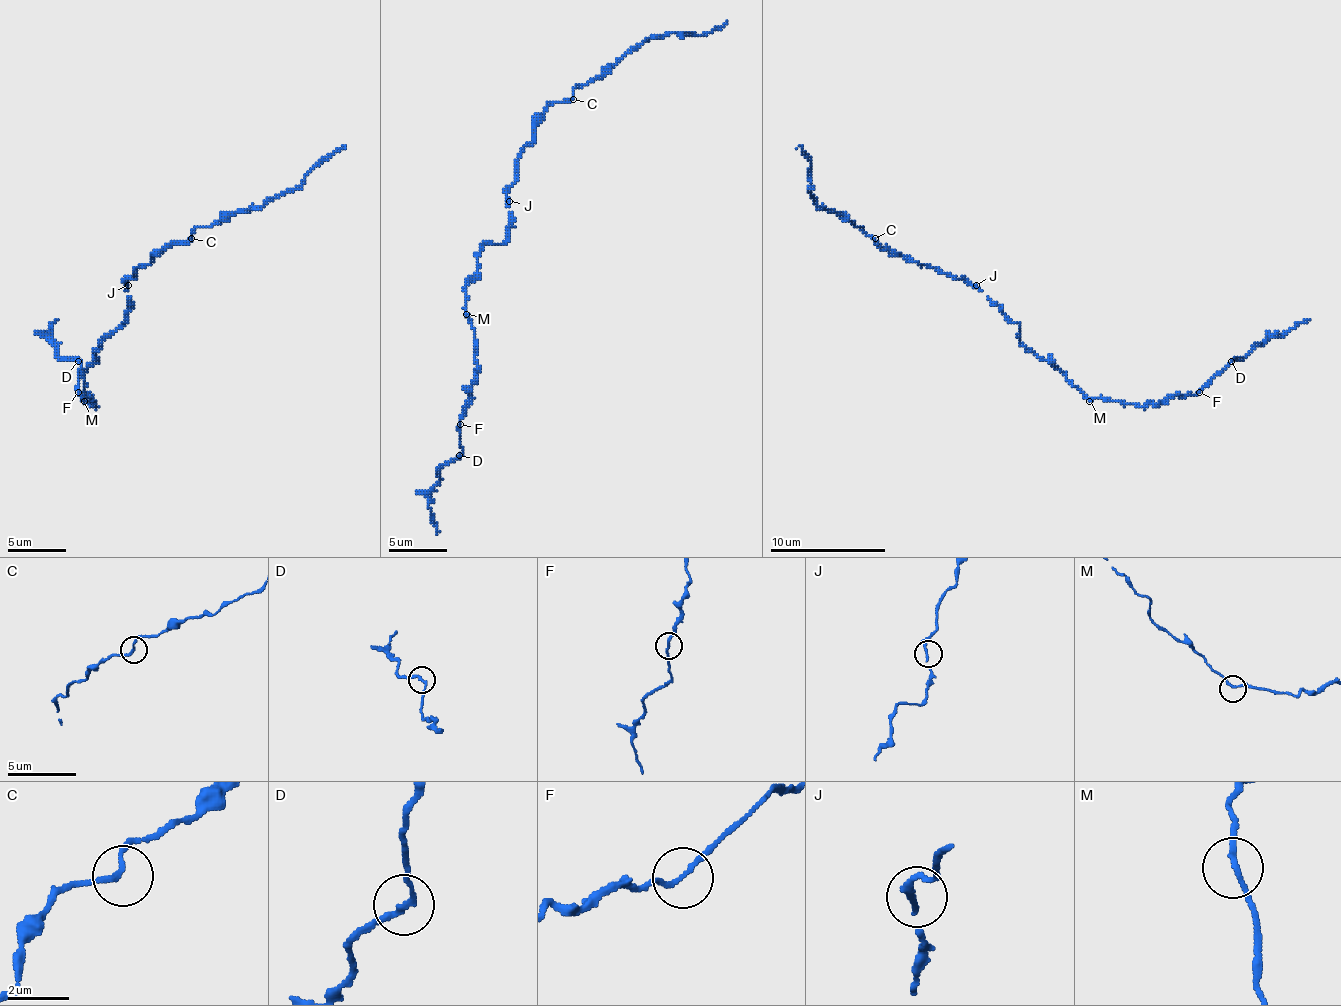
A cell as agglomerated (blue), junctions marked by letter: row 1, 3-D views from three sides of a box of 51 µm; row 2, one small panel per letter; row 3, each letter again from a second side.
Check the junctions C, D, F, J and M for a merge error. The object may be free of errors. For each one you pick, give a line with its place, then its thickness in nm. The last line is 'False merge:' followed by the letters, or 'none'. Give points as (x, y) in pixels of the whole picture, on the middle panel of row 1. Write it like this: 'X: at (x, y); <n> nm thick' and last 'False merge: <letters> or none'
False merge: none

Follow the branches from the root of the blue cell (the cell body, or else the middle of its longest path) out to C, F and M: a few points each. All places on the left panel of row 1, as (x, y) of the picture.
C: (128, 317), (125, 282), (168, 244), (191, 238)
F: (128, 317), (102, 343), (96, 351), (96, 360), (84, 375), (84, 395), (96, 407), (87, 395), (78, 392)
M: (128, 317), (96, 351), (96, 360), (84, 375), (84, 401)

